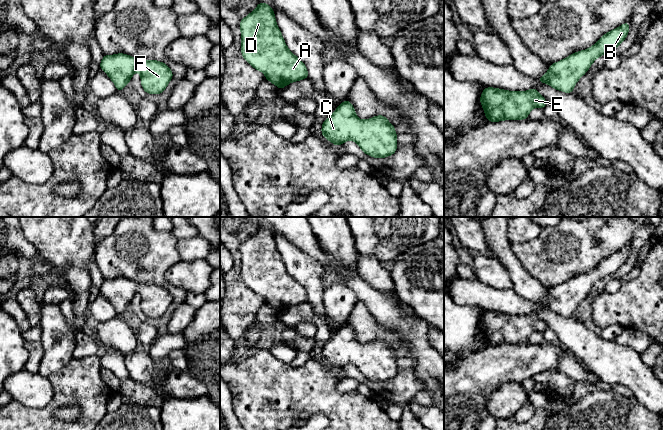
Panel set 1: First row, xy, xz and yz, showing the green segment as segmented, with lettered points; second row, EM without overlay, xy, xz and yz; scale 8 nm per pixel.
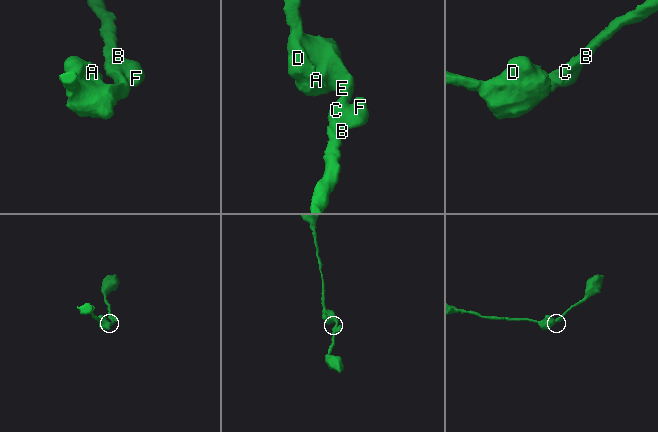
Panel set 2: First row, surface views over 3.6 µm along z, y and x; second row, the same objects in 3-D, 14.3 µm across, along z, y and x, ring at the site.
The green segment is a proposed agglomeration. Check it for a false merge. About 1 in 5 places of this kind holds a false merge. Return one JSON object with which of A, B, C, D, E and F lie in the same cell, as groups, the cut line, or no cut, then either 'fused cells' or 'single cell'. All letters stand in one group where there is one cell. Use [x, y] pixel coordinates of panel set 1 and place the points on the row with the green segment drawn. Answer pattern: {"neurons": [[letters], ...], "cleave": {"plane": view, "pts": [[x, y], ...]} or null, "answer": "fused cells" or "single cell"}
{"neurons": [["A", "B", "C", "D", "E", "F"]], "cleave": null, "answer": "single cell"}

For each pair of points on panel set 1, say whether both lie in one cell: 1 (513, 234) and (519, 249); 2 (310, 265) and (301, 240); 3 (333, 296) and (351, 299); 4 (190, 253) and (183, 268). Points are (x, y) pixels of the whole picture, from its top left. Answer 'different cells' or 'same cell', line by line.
1: different cells
2: different cells
3: same cell
4: different cells

